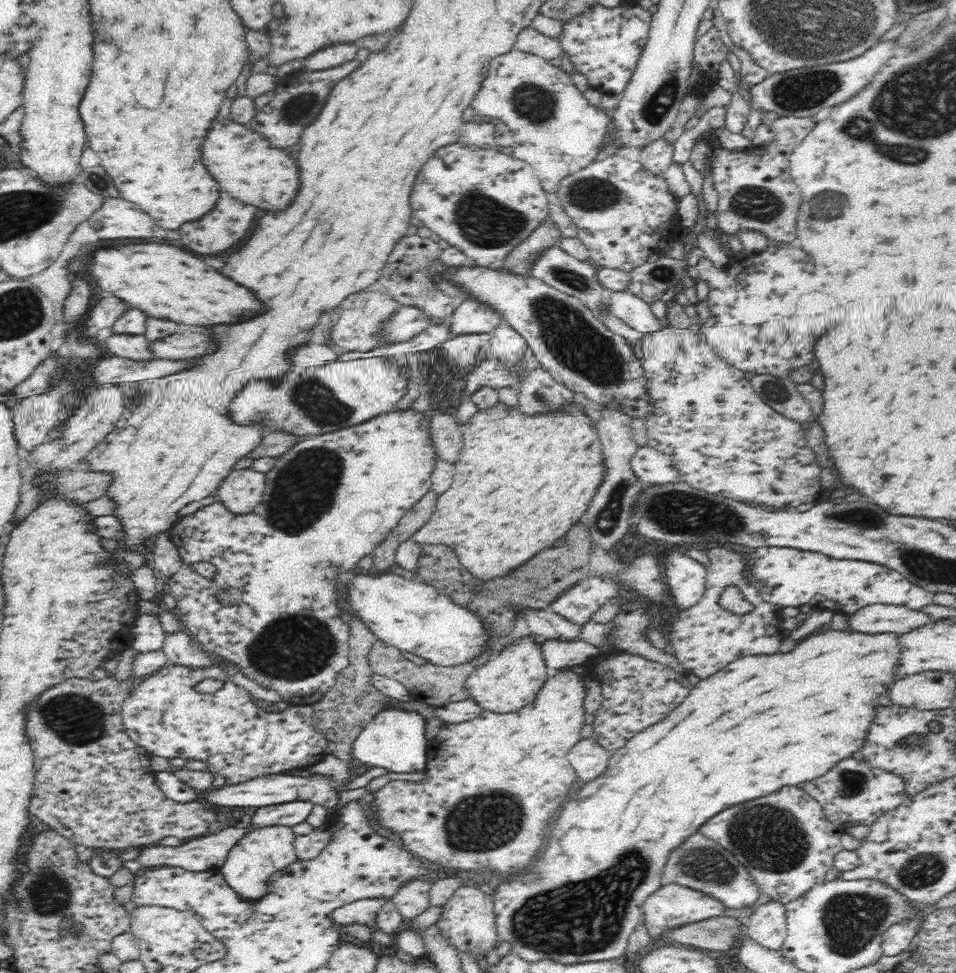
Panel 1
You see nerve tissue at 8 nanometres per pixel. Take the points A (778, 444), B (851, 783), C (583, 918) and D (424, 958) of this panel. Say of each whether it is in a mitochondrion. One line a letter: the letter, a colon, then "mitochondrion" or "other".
A: other
B: mitochondrion
C: mitochondrion
D: other

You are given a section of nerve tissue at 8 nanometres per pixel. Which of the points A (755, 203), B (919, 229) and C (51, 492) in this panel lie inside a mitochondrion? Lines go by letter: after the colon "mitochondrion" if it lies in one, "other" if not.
A: mitochondrion
B: other
C: other

